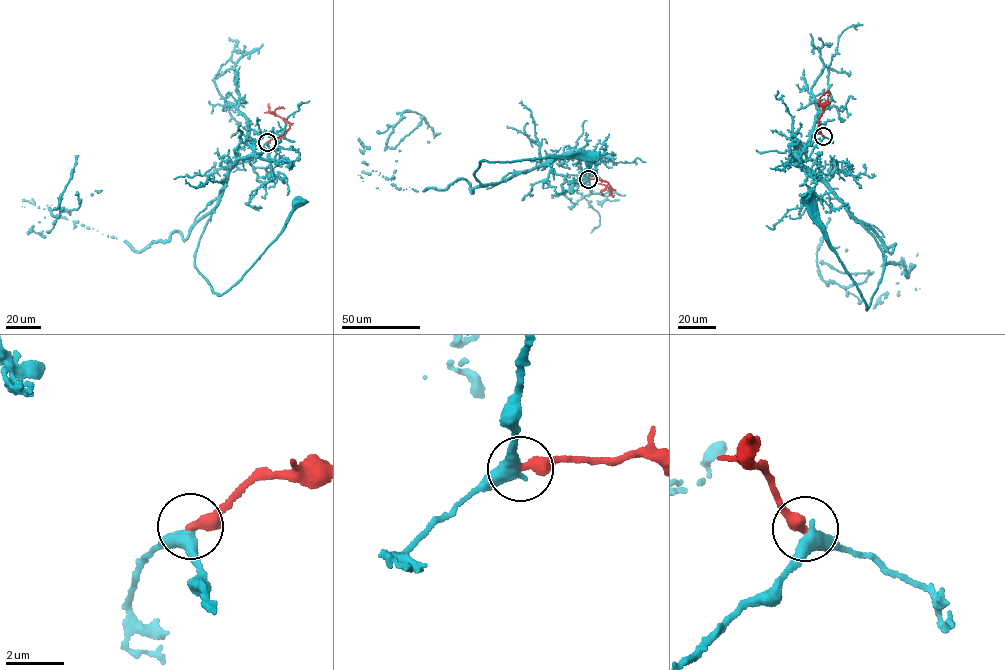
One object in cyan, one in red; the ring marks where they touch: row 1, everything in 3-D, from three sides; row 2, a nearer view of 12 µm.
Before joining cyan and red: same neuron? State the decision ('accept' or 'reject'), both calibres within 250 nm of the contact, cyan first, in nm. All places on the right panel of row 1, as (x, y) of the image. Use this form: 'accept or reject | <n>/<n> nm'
reject | 400/400 nm

